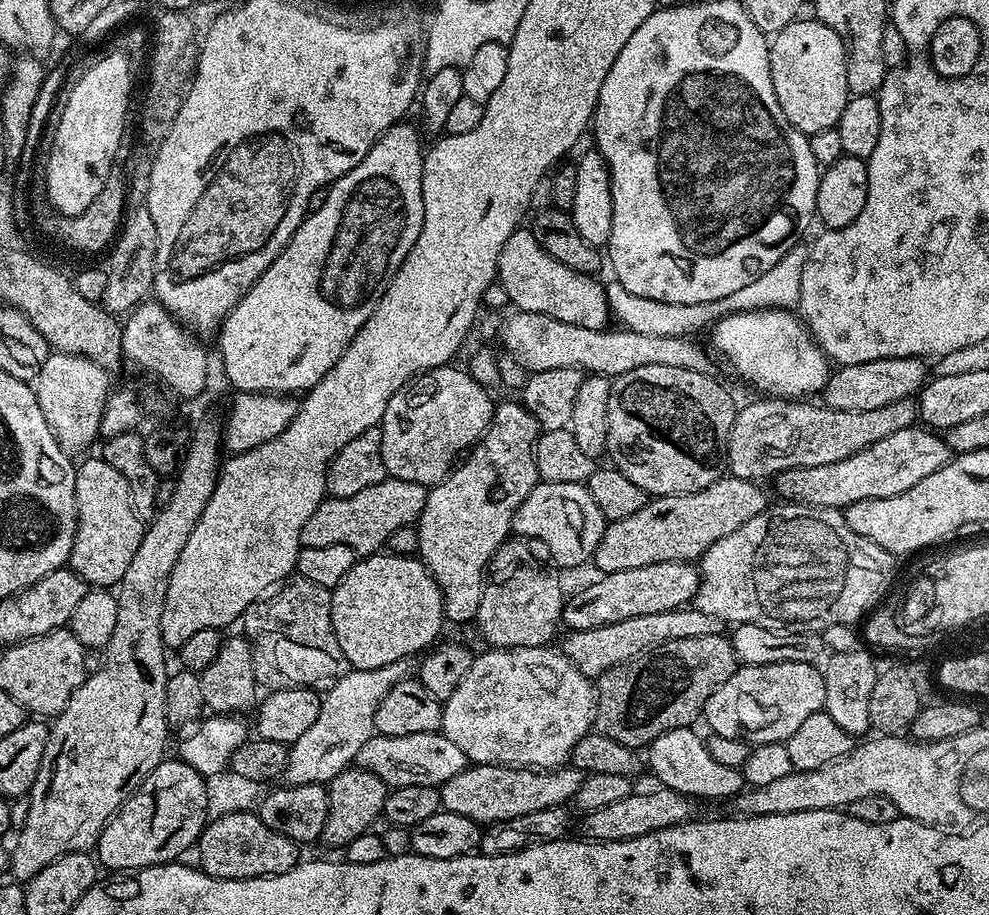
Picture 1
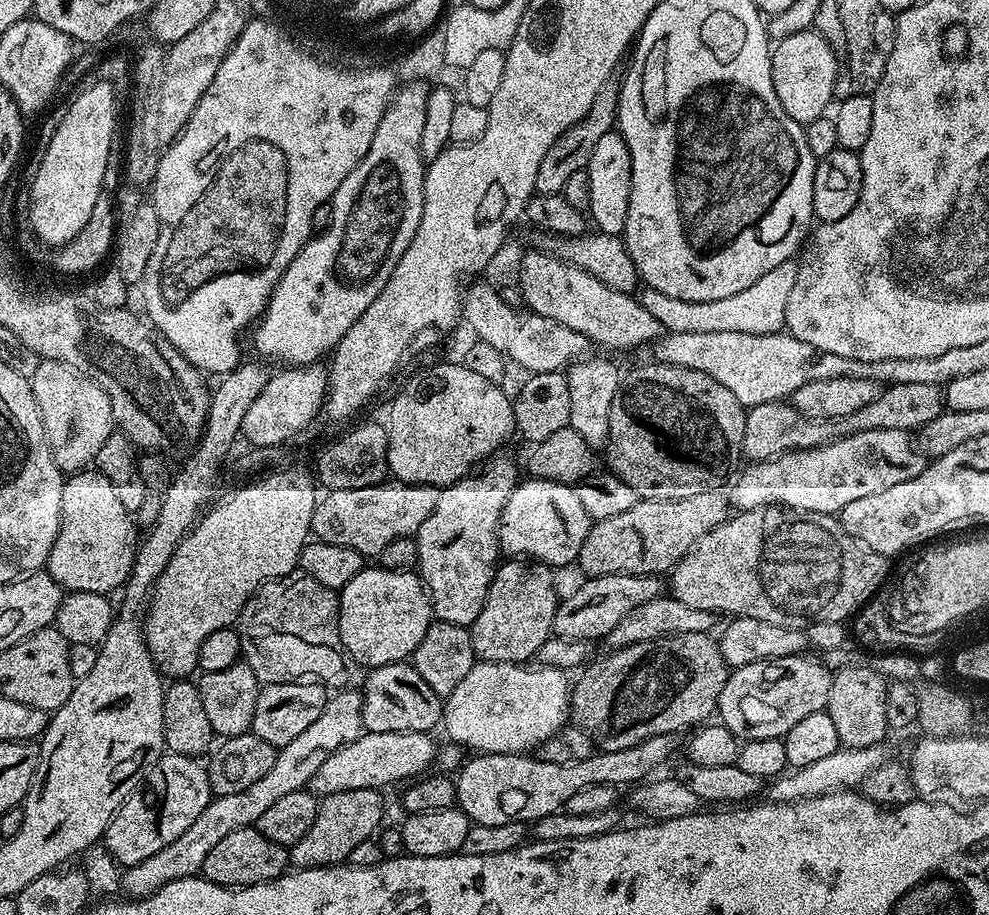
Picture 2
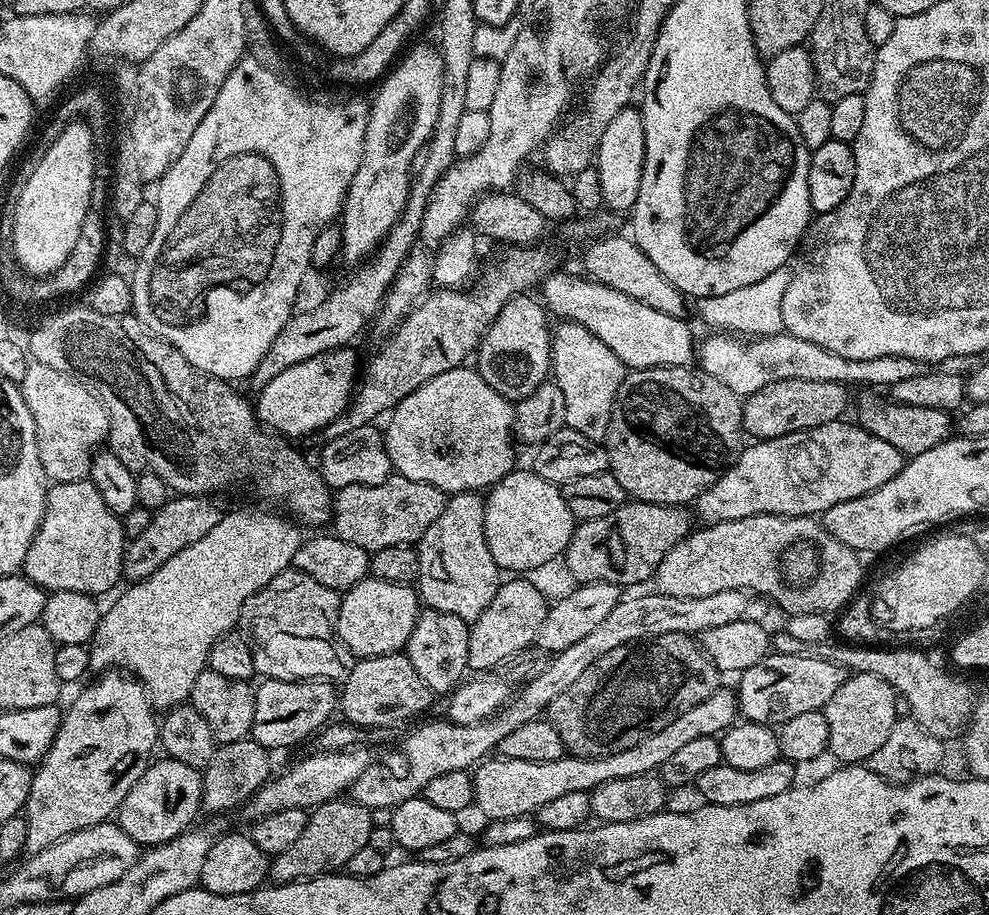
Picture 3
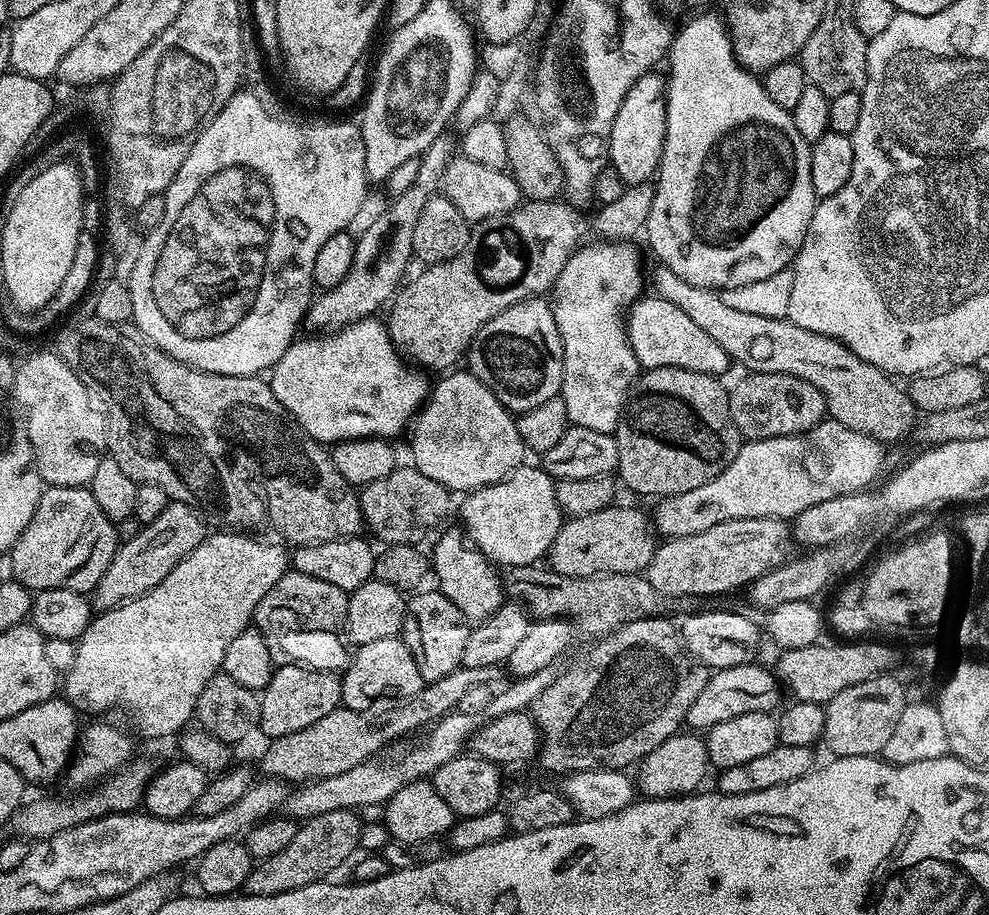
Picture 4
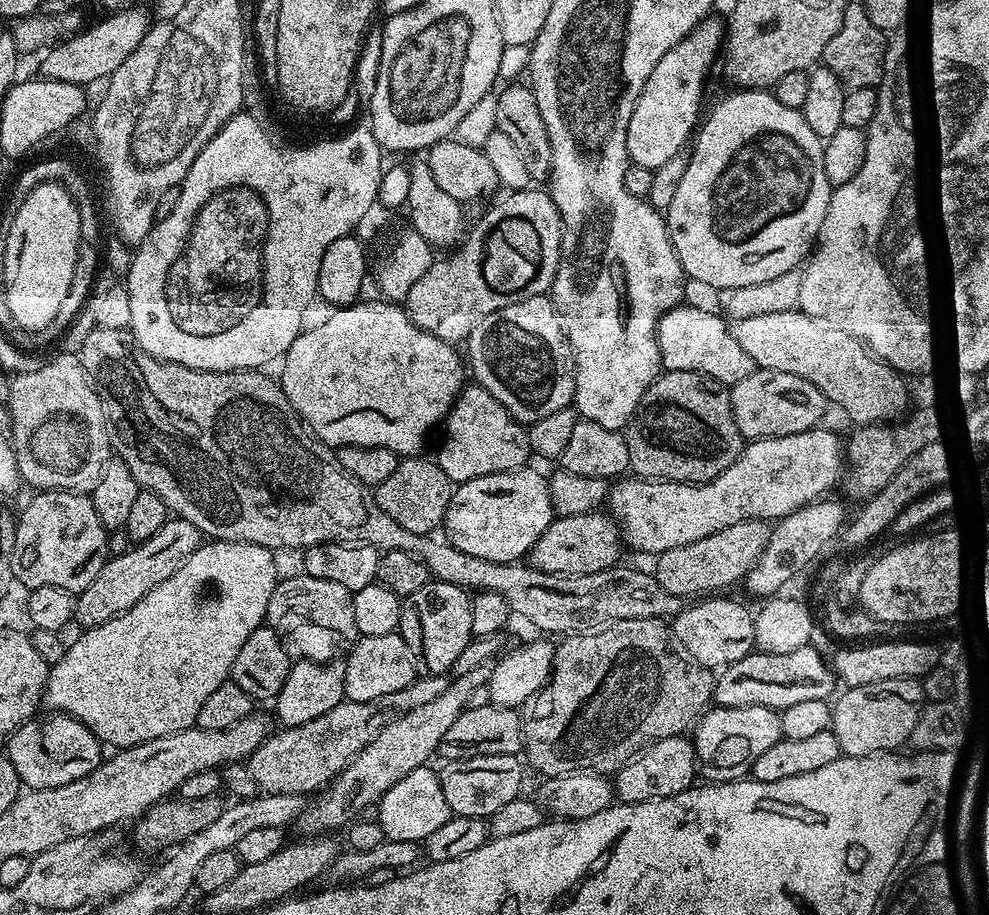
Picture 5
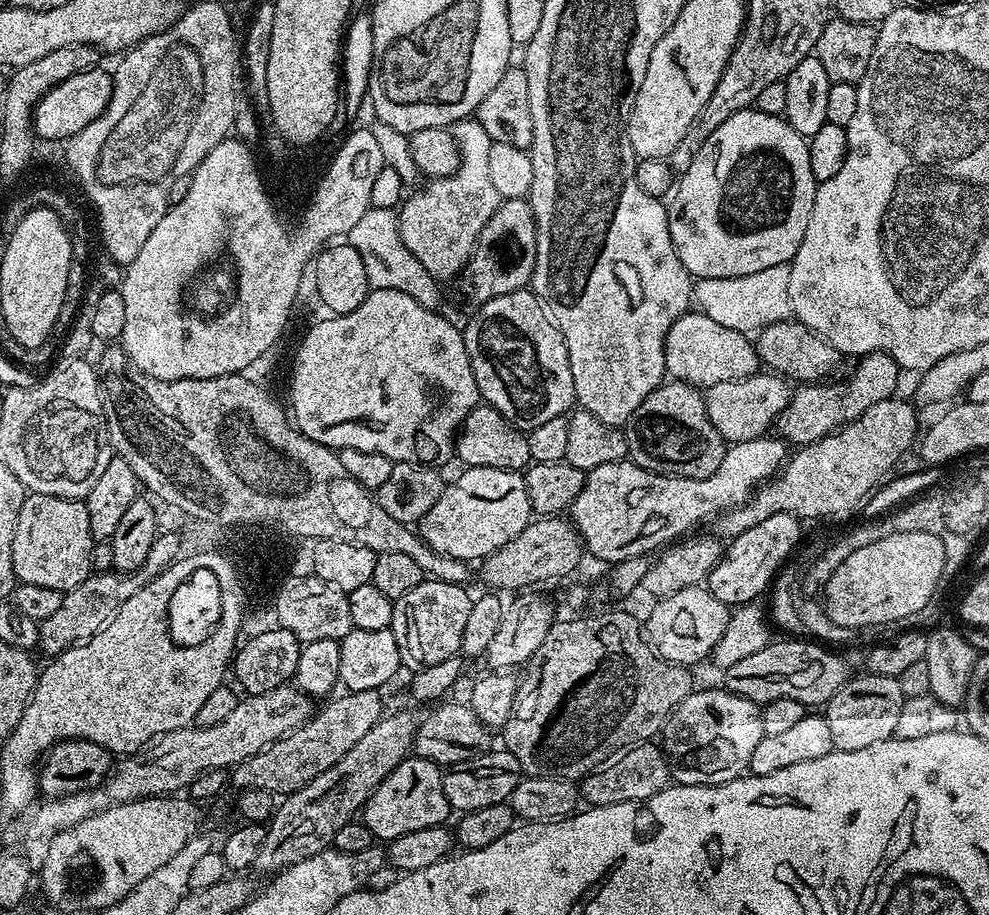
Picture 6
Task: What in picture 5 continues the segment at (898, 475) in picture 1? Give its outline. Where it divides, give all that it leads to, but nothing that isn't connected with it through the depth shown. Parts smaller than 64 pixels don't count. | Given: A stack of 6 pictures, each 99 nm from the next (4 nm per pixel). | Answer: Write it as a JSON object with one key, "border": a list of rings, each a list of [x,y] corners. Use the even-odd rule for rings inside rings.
{"border":[[[813,426],[805,432],[771,436],[765,440],[745,443],[744,453],[737,455],[713,480],[704,484],[669,484],[658,480],[643,478],[620,478],[611,485],[606,497],[611,519],[618,525],[621,541],[640,552],[659,554],[674,550],[674,546],[690,546],[690,542],[699,542],[726,530],[726,526],[738,526],[747,520],[775,522],[786,514],[797,512],[802,506],[818,500],[835,482],[842,468],[842,440],[839,440],[828,428]]]}

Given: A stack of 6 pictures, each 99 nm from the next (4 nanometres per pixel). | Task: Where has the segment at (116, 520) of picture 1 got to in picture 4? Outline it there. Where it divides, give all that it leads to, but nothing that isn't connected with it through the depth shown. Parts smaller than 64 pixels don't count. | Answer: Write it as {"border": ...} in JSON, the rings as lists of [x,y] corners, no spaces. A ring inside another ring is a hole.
{"border":[[[48,486],[40,493],[40,501],[34,510],[34,518],[30,518],[26,530],[22,530],[18,542],[10,549],[11,579],[33,593],[47,588],[65,588],[88,594],[98,586],[102,574],[106,574],[106,566],[110,566],[117,547],[117,525],[110,518],[106,518],[106,514],[102,514],[98,502],[94,502],[91,487],[58,486],[54,488]]]}

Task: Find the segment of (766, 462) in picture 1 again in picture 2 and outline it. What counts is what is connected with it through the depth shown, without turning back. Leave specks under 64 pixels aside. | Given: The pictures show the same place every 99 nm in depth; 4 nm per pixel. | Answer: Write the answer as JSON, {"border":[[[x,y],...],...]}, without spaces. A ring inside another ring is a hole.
{"border":[[[910,382],[887,385],[883,390],[877,391],[874,402],[854,410],[854,414],[846,414],[846,418],[837,420],[810,420],[797,408],[792,407],[791,403],[775,400],[747,409],[740,446],[743,455],[749,456],[747,458],[749,461],[772,460],[783,452],[813,448],[819,444],[827,444],[829,440],[836,440],[840,436],[858,434],[866,430],[902,430],[912,434],[945,411],[946,405],[941,386]]]}

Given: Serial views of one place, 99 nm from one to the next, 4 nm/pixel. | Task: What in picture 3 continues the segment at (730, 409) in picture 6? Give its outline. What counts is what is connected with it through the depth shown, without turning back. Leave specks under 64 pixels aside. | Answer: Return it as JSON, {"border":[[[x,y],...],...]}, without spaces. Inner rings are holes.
{"border":[[[783,380],[770,386],[762,386],[755,394],[743,401],[742,422],[744,432],[756,440],[769,440],[785,436],[791,432],[805,432],[814,426],[826,426],[826,422],[834,422],[845,415],[848,408],[849,385],[838,382],[802,382],[801,380]]]}

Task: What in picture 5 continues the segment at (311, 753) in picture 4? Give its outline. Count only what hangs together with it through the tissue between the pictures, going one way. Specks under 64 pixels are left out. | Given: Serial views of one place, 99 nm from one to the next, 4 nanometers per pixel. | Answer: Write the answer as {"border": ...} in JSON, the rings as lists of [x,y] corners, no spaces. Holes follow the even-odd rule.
{"border":[[[402,686],[402,690],[394,694],[386,694],[386,698],[374,698],[374,702],[354,702],[345,698],[338,706],[334,706],[334,710],[326,710],[326,714],[314,718],[314,722],[306,722],[302,726],[293,728],[281,727],[280,732],[273,731],[258,748],[252,751],[252,755],[246,761],[257,789],[264,794],[273,792],[302,797],[307,797],[308,792],[319,793],[391,720],[396,719],[394,706],[402,706],[408,700],[414,700],[410,686]]]}

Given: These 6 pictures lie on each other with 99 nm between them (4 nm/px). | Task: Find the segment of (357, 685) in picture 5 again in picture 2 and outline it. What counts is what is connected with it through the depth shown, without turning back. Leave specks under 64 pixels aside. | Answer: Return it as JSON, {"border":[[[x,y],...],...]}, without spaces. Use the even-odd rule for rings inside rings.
{"border":[[[411,663],[387,664],[371,669],[362,687],[362,722],[364,732],[426,732],[441,723],[444,700],[430,686]]]}

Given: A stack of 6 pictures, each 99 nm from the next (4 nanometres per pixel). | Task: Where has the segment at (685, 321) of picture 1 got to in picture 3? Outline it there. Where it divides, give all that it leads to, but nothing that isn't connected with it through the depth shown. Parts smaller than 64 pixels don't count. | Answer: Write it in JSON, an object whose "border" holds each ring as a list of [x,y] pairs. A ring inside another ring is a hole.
{"border":[[[785,266],[774,270],[774,274],[766,274],[766,278],[753,282],[751,286],[738,286],[738,290],[730,290],[730,294],[700,300],[700,316],[712,330],[723,330],[744,338],[781,335],[784,332],[782,297],[786,294],[786,286],[790,286],[792,274],[793,269]]]}

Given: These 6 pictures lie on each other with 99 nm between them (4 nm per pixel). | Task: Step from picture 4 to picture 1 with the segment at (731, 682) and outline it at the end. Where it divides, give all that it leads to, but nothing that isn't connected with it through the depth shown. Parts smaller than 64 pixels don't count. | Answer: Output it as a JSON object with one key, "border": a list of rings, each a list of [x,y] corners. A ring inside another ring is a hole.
{"border":[[[472,764],[440,785],[440,806],[445,812],[462,814],[481,826],[491,826],[510,818],[522,818],[522,814],[534,814],[534,810],[567,805],[584,777],[585,773],[571,766],[541,770]]]}

